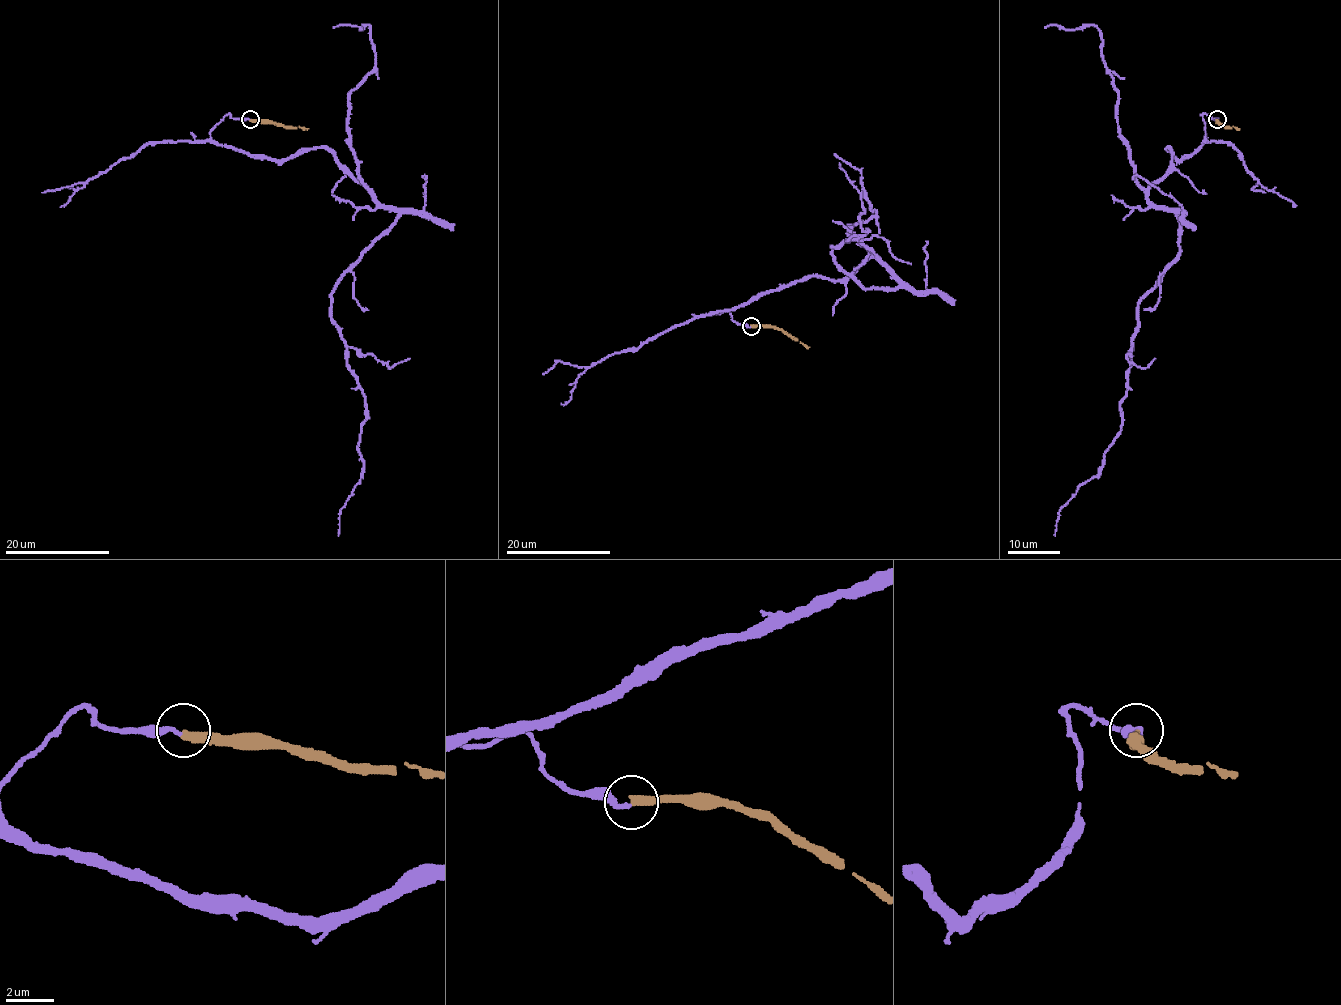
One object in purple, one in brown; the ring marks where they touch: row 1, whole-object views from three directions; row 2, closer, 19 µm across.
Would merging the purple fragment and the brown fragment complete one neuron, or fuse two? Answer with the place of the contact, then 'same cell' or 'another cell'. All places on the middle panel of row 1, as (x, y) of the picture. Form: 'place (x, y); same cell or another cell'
place (751, 326); another cell

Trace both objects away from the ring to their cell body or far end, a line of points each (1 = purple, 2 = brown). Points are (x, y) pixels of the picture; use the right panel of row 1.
1: (1218, 119), (1182, 160), (1167, 148), (1150, 187), (1179, 258), (1139, 305), (1120, 434), (1055, 536)
2: (1217, 119), (1225, 127), (1238, 128)

